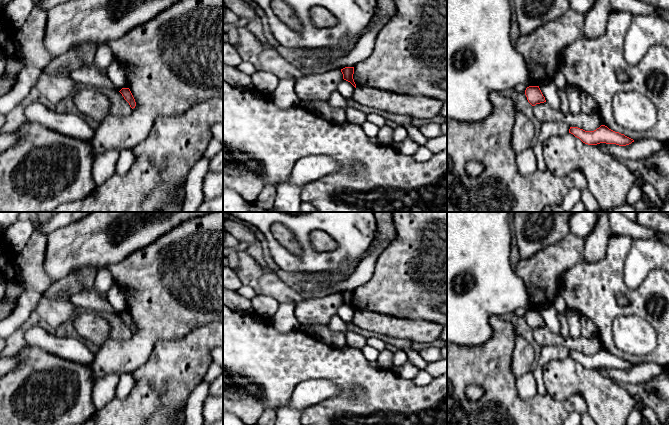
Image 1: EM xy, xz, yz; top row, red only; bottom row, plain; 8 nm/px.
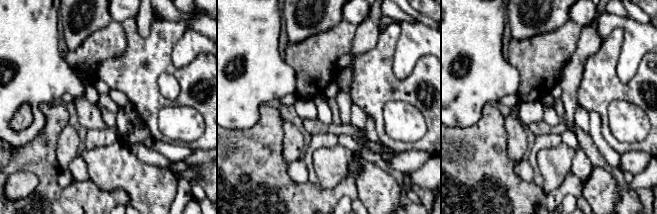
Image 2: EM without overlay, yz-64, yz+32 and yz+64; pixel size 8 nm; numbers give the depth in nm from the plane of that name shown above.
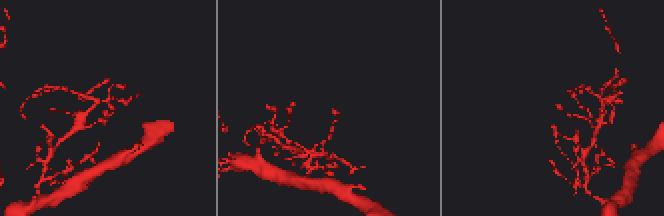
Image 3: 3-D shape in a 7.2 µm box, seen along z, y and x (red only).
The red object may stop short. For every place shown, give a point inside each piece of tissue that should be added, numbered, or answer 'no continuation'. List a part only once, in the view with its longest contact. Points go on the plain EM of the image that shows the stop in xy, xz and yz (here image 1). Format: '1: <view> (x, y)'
no continuation

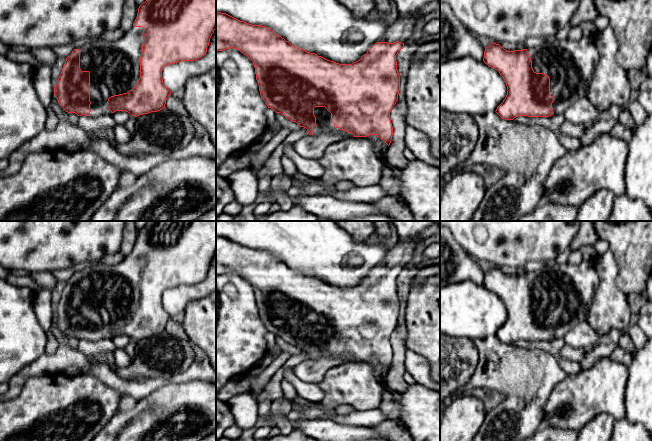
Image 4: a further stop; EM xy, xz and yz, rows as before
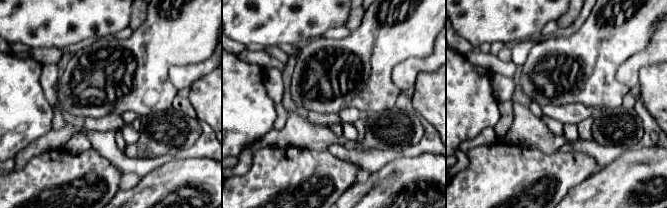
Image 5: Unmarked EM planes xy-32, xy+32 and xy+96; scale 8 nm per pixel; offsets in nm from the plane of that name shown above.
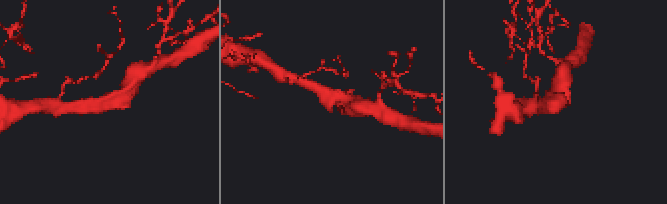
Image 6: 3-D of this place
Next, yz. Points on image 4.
1: yz (570, 288)

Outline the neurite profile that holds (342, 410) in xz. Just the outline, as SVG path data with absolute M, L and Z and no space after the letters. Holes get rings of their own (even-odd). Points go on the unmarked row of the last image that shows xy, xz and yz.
M340 405L334 409L335 414L345 416L354 411L354 407L351 405Z

